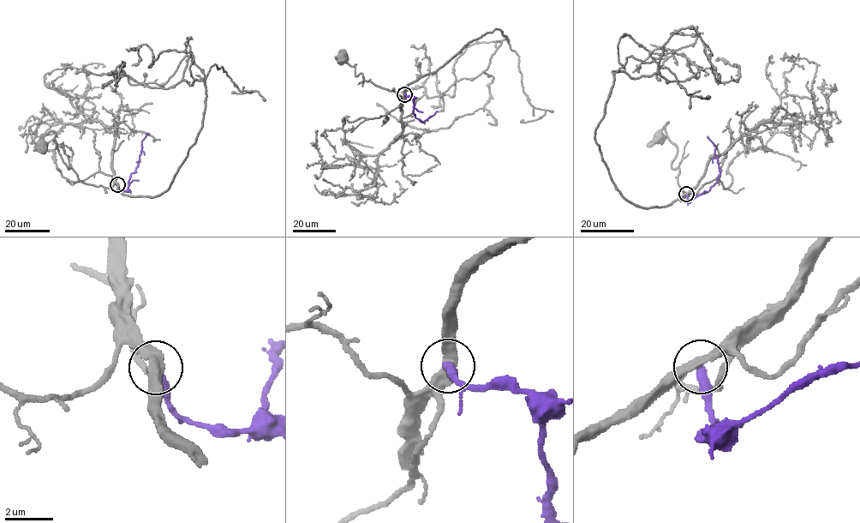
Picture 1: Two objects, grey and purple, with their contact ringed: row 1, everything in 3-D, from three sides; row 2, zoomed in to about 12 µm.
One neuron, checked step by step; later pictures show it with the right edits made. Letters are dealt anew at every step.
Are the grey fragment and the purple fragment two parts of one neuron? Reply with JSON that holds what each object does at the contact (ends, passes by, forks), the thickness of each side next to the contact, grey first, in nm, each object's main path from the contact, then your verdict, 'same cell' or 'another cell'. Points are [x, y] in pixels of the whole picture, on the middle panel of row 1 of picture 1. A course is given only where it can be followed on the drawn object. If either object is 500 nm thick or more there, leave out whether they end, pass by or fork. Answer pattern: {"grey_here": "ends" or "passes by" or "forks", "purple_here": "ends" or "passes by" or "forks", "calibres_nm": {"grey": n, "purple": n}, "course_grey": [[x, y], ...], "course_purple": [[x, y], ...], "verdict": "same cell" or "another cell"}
{"grey_here": "passes by", "purple_here": "ends", "calibres_nm": {"grey": 400, "purple": 360}, "course_grey": [[404, 94], [402, 97], [365, 81], [362, 74], [355, 76], [356, 64], [351, 66], [343, 58]], "course_purple": [[404, 94], [411, 96], [413, 113], [422, 122], [438, 111]], "verdict": "another cell"}

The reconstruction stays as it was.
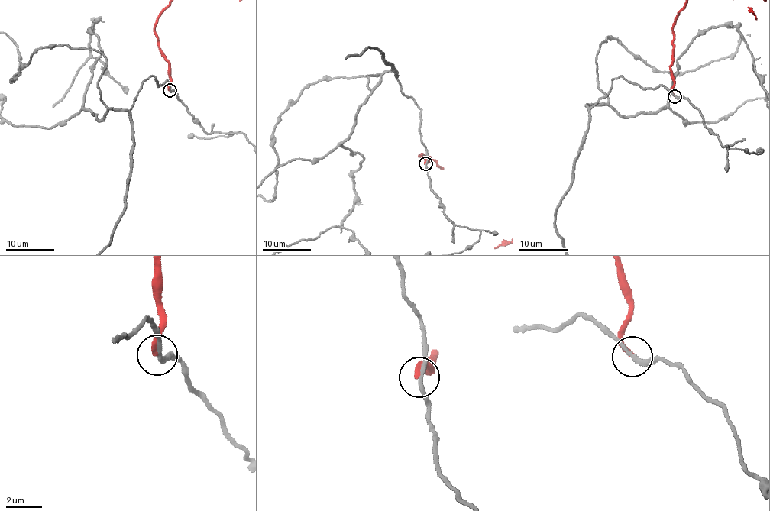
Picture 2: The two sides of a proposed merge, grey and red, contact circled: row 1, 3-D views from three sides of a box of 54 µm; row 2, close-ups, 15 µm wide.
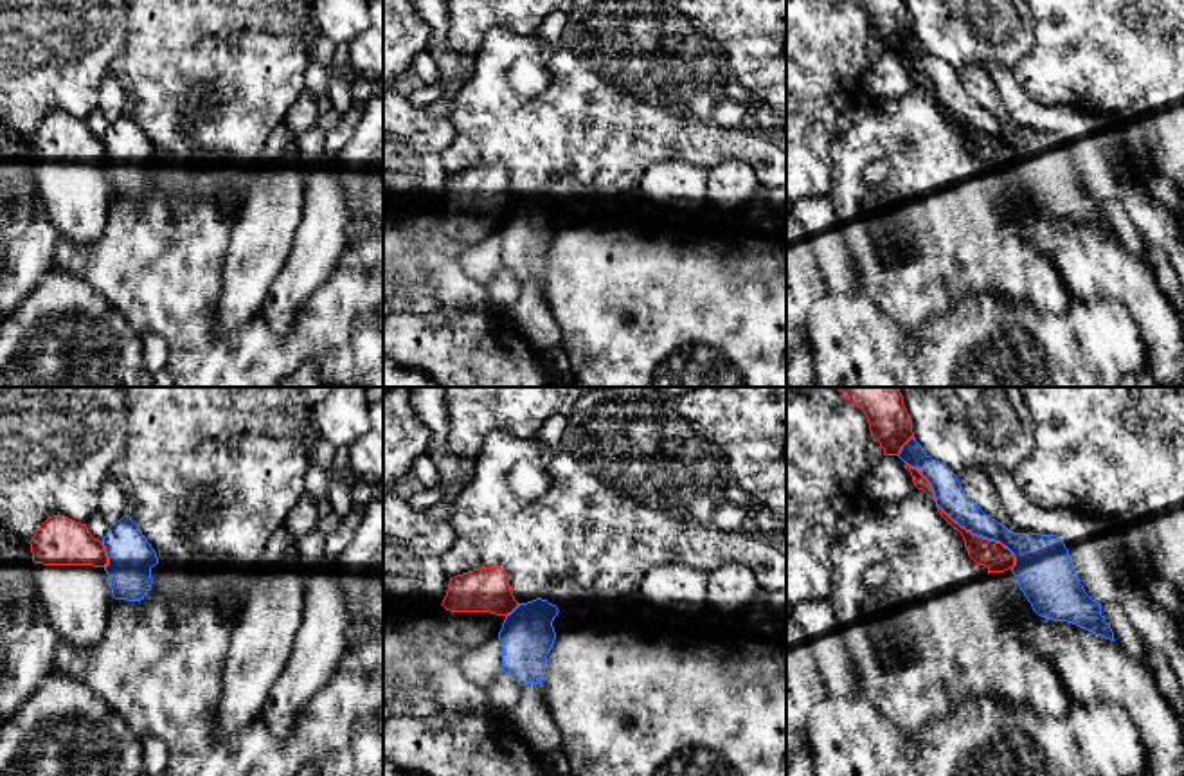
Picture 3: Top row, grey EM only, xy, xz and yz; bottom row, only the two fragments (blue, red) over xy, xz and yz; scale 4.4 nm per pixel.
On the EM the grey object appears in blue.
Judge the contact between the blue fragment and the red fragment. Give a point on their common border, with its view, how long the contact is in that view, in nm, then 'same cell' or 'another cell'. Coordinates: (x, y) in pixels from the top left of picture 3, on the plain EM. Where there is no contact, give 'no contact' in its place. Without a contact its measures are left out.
contact yz (958, 119); length 700 nm; another cell

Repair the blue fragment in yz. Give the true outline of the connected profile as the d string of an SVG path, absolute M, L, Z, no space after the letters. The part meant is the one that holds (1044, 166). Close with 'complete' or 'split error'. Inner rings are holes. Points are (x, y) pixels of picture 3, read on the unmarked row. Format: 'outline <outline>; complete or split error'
outline M916 34L901 43L898 54L930 79L937 104L954 119L972 131L1000 139L1013 149L1011 169L1038 212L1067 218L1116 238L1110 220L1101 212L1101 200L1085 189L1060 133L1009 128L972 99L957 72L946 61L927 52Z; complete

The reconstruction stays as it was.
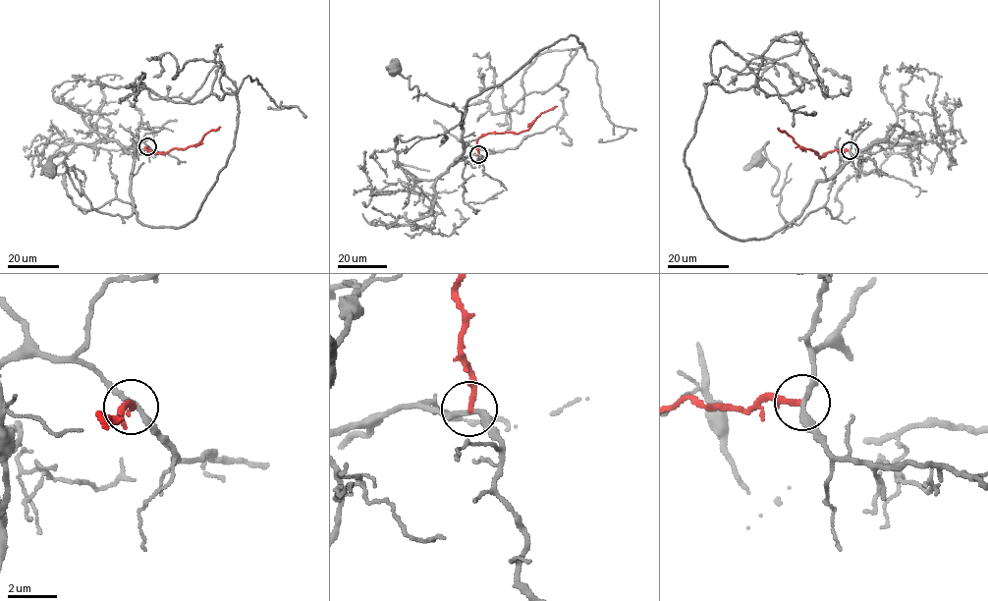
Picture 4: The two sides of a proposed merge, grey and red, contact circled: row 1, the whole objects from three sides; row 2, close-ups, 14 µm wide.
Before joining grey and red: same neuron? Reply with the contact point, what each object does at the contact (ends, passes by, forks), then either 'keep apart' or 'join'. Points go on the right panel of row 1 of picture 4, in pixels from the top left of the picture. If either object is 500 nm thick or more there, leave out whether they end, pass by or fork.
place (850, 150); grey passes by; red ends; keep apart

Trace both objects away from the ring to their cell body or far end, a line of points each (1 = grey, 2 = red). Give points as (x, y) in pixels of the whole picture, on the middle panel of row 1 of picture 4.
1: (478, 154), (456, 159), (463, 151), (462, 113), (417, 86), (410, 89), (411, 76), (395, 69)
2: (478, 154), (477, 139), (486, 135), (527, 131), (541, 113), (557, 106)

